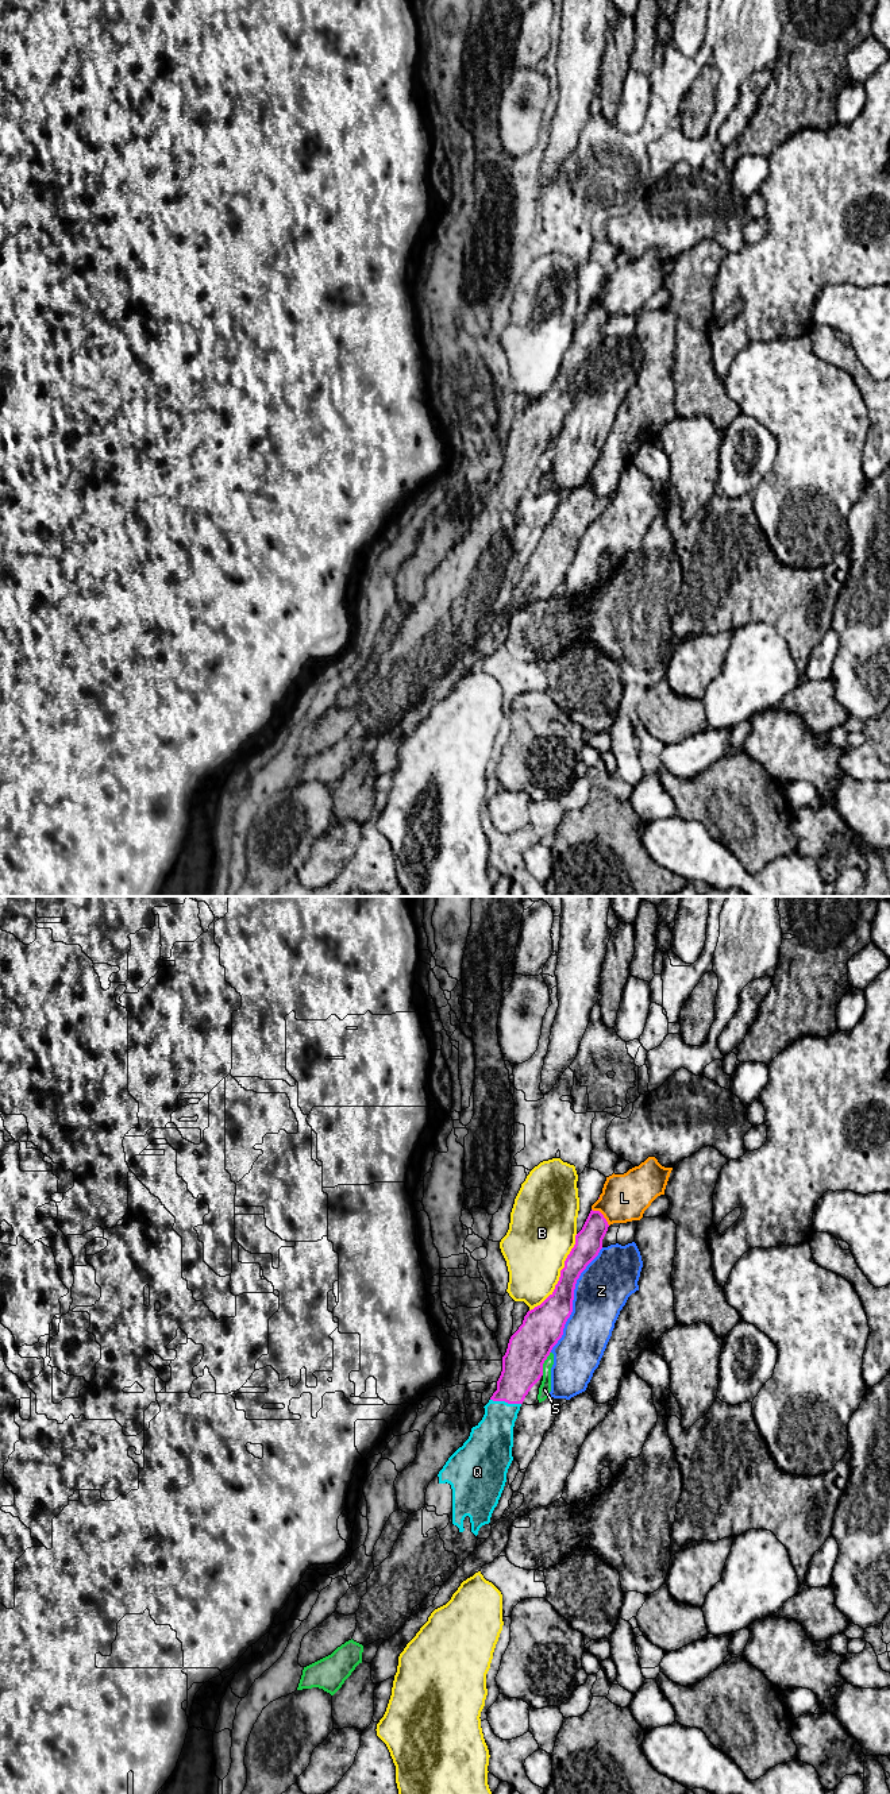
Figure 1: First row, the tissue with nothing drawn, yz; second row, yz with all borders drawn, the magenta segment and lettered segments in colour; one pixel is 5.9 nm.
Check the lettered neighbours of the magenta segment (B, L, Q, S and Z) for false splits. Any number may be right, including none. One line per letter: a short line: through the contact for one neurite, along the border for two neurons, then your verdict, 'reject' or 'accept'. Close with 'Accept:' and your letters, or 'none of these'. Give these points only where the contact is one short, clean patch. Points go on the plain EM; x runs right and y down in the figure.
B: reject
L: reject
Q: line yz (523, 456), (505, 494), (492, 533); accept
S: reject
Z: reject
Accept: Q

